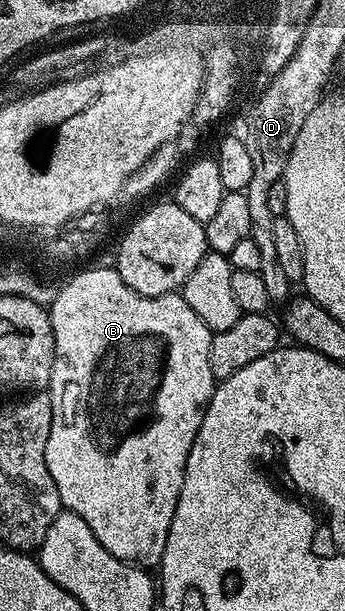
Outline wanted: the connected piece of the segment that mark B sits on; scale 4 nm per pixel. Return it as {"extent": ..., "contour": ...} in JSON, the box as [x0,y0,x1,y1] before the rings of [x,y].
{"extent":[46,266,214,570],"contour":[[[99,266],[70,277],[64,288],[62,284],[55,302],[50,305],[50,315],[56,357],[47,387],[52,397],[52,421],[50,438],[46,438],[46,466],[50,470],[50,478],[54,478],[54,486],[58,486],[61,505],[67,511],[78,514],[78,518],[90,526],[94,538],[98,538],[98,542],[102,542],[114,558],[125,560],[127,564],[139,564],[145,570],[155,569],[166,550],[166,538],[170,538],[170,522],[174,522],[174,510],[178,506],[186,474],[186,458],[190,458],[190,446],[194,446],[194,438],[198,438],[198,426],[202,426],[204,411],[208,409],[212,397],[214,381],[210,370],[210,342],[213,332],[206,322],[202,322],[202,318],[198,318],[198,314],[194,314],[194,310],[190,310],[183,295],[167,292],[161,296],[143,296],[130,290],[115,268]]]}

